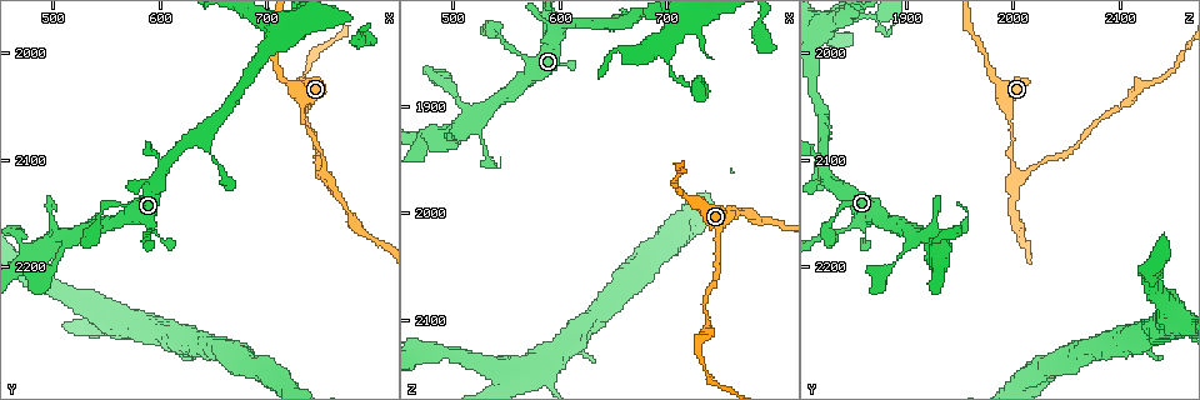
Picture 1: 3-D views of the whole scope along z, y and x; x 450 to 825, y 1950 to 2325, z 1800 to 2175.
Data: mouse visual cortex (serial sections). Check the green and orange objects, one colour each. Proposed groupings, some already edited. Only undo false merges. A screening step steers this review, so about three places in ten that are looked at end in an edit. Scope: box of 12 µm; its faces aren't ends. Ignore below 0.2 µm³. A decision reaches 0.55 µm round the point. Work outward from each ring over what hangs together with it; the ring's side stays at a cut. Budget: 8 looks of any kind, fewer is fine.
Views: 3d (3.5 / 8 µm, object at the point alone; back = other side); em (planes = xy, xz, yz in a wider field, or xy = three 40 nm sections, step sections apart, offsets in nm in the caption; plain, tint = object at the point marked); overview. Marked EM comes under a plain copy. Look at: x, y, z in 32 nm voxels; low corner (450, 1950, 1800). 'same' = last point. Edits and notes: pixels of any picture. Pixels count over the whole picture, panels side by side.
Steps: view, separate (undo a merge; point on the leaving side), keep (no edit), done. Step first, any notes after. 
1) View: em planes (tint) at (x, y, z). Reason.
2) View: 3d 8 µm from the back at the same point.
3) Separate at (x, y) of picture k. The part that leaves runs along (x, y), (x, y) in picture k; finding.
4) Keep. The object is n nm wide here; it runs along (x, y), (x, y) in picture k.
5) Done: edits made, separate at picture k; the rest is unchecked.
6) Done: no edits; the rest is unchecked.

View: 3d 3.5 µm at (592, 2168, 1838). Thin neck.

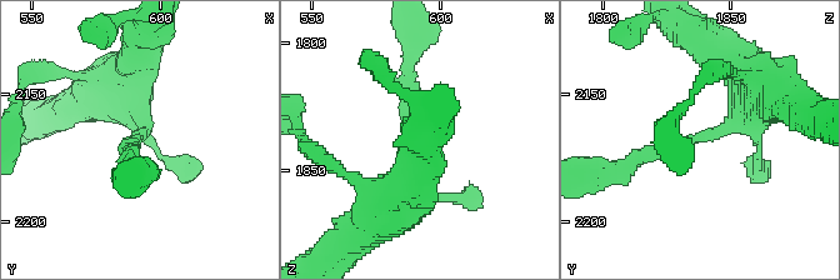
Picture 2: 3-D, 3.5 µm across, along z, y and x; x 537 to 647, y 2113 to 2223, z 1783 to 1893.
Keep. The arms are 200, 350 nm wide; it runs along (751, 75), (725, 129), (620, 168) in picture 2; one cell here.

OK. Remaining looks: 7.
View: 3d 3.5 µm at (754, 2112, 2006). Sudden change in width.

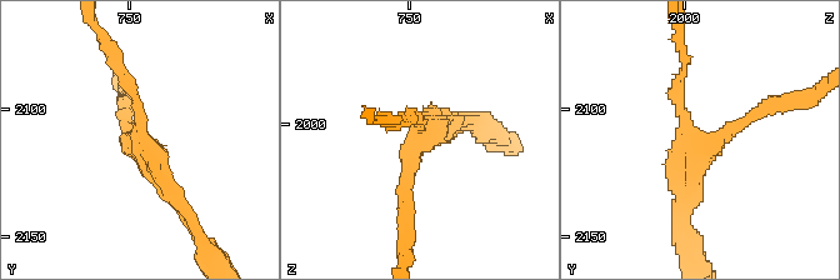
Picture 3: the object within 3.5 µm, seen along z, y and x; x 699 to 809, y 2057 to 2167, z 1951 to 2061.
View: em xy step 5 (tint) at (754, 2112, 2005). 3 arms meet here; the arms are 150, 150, 200 nm wide; shape alone is not enough.

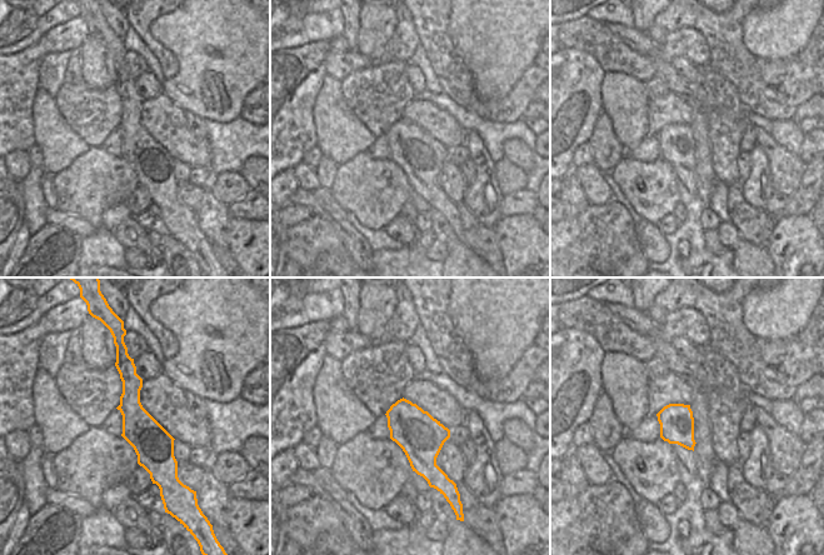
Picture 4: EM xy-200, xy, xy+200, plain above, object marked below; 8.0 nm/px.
View: em planes (tint) at the same point.

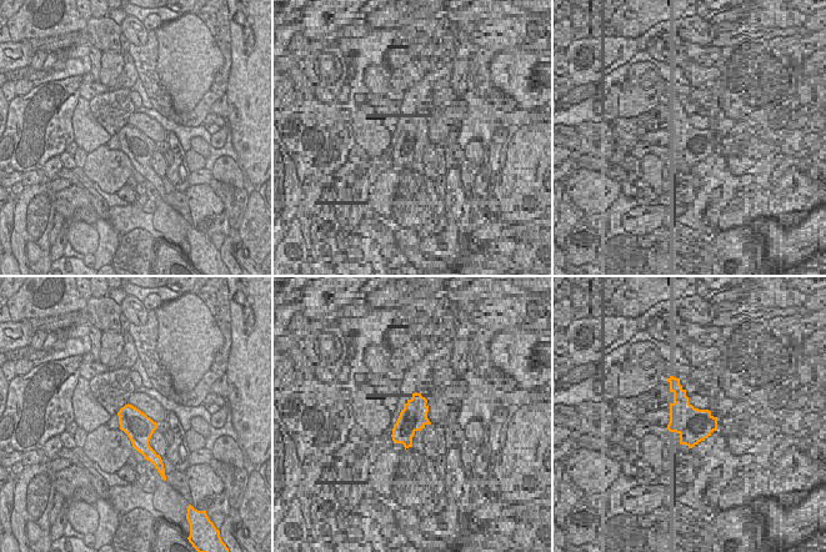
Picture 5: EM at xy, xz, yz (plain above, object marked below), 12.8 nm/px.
Keep. The object is 360 nm wide here; it runs along (683, 69), (673, 91), (699, 145), (763, 110) in picture 3; one cell here.

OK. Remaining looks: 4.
View: 3d 8 µm from the back at (720, 2026, 1982). Calibre changes.

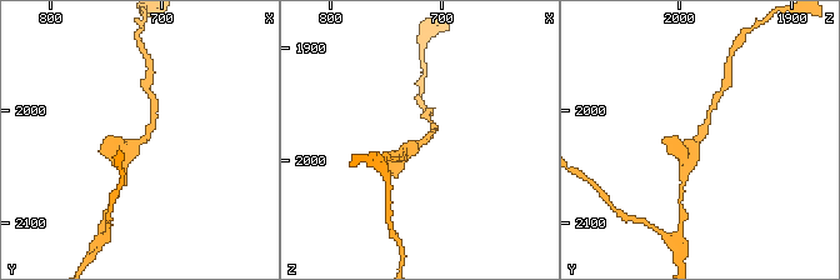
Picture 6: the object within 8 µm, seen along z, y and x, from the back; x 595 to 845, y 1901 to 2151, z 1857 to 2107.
View: em xy step 2 (tint) at (716, 2028, 1986). The arms are 150, 400 nm wide.

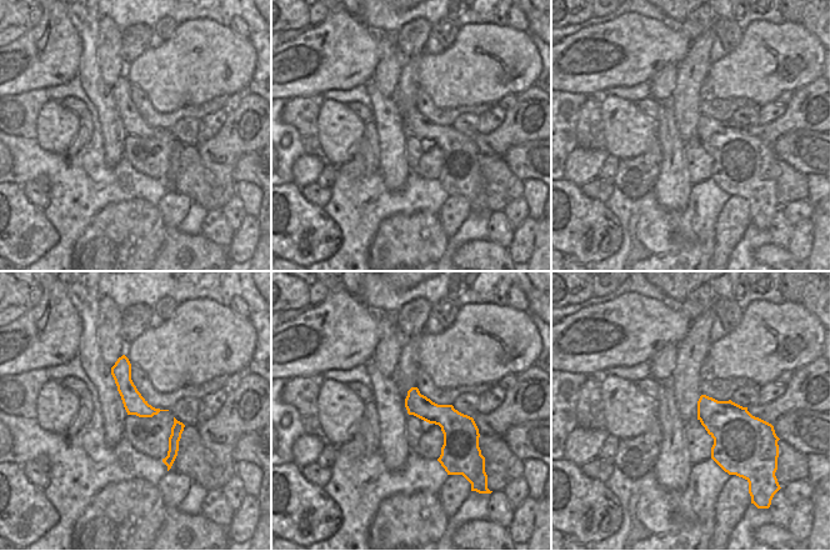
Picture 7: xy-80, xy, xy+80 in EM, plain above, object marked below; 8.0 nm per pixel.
Keep. The object is 180 nm wide here; it runs along (121, 360), (125, 387), (154, 411) in picture 7; one cell here.

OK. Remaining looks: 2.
Done: no edits; the rest is unchecked.

